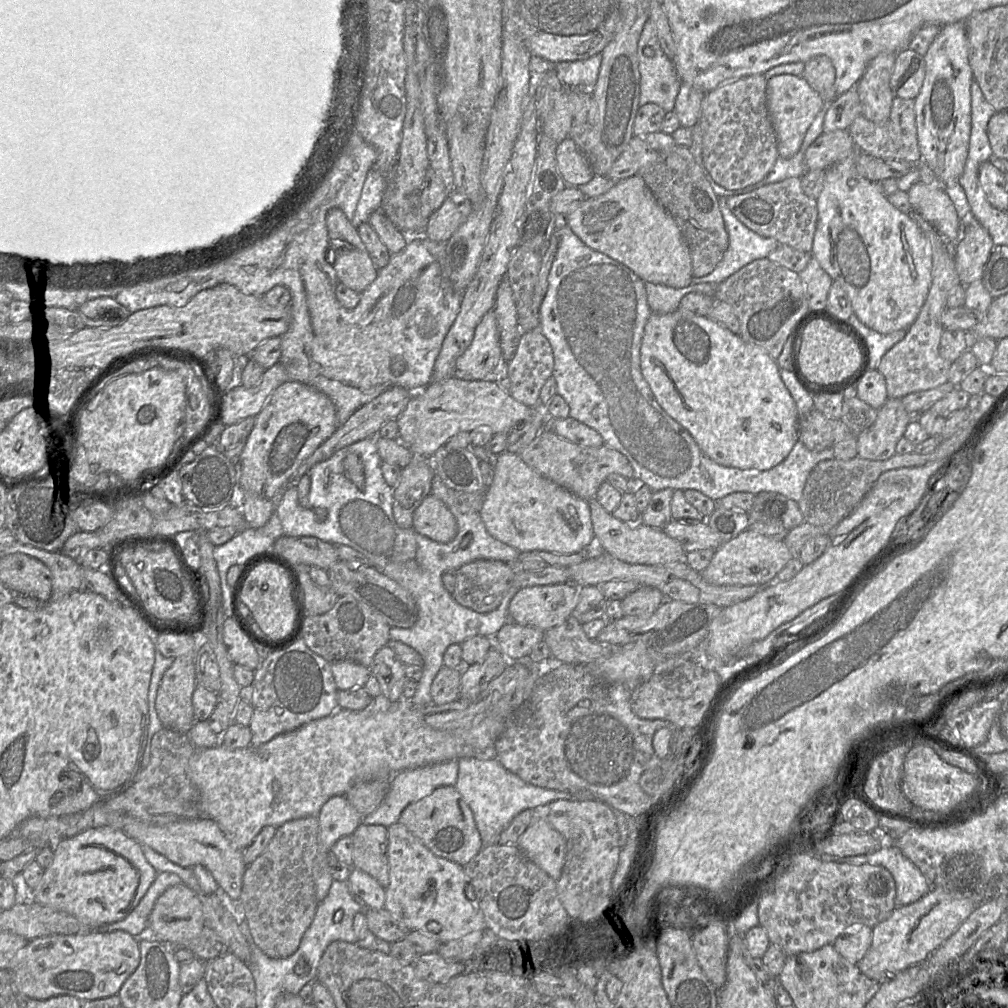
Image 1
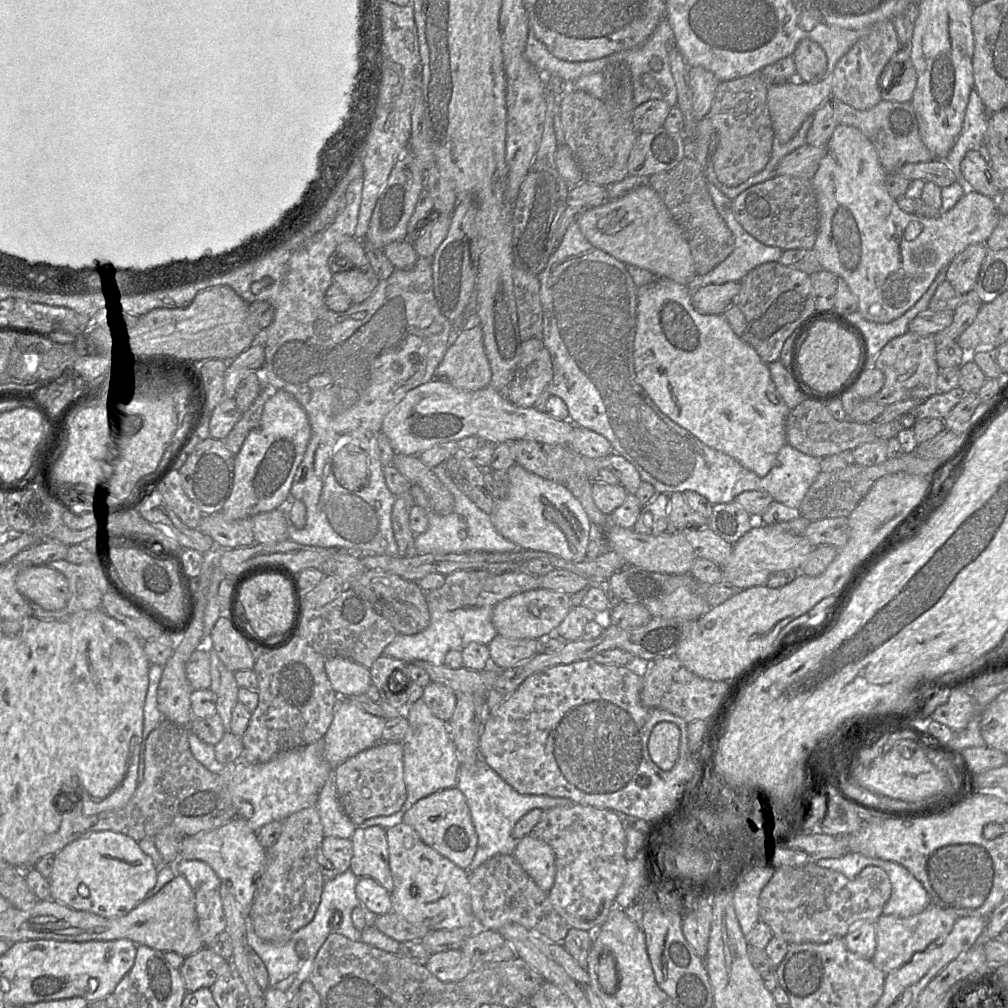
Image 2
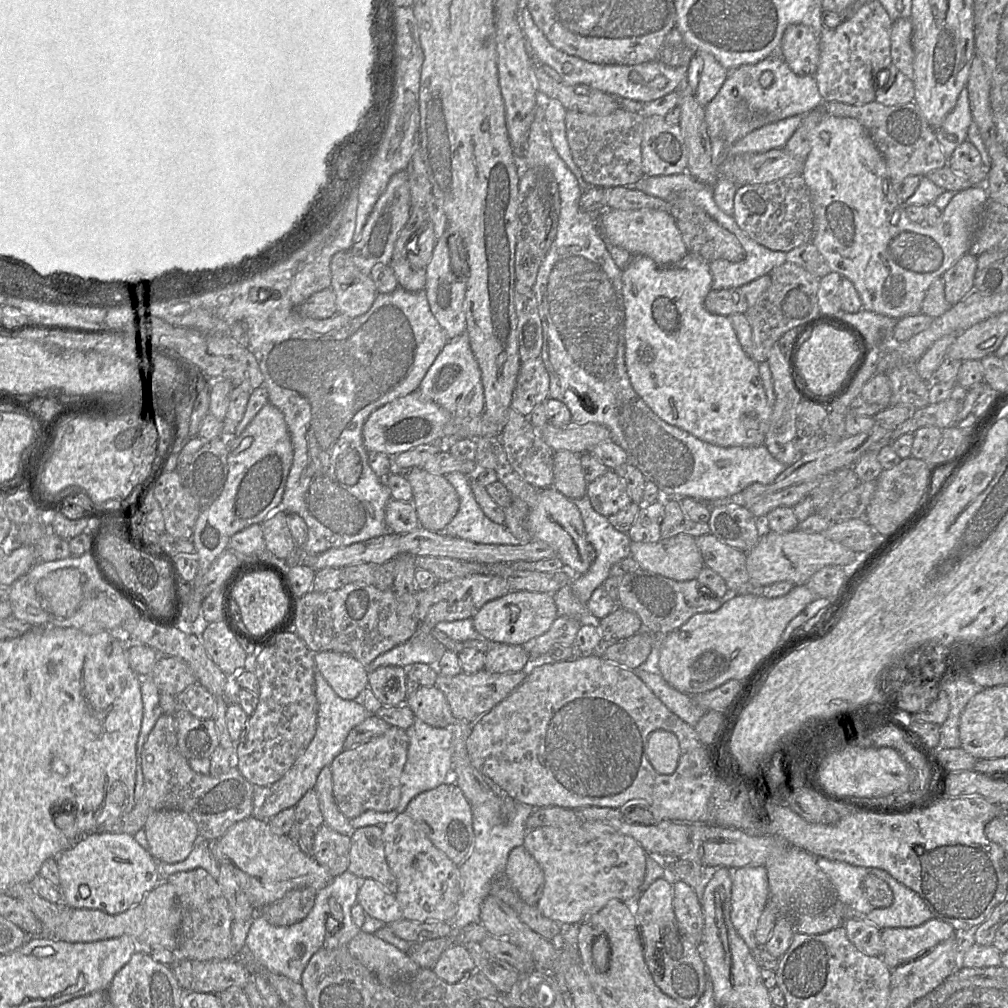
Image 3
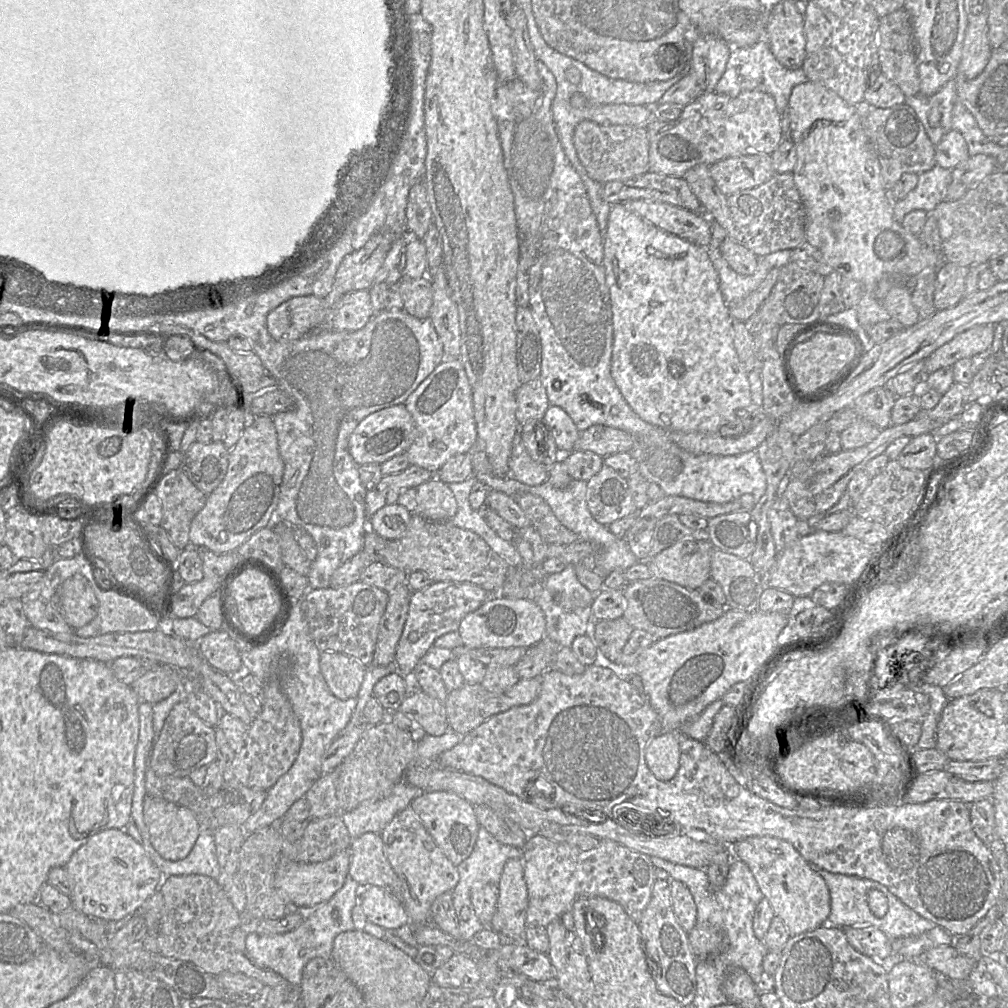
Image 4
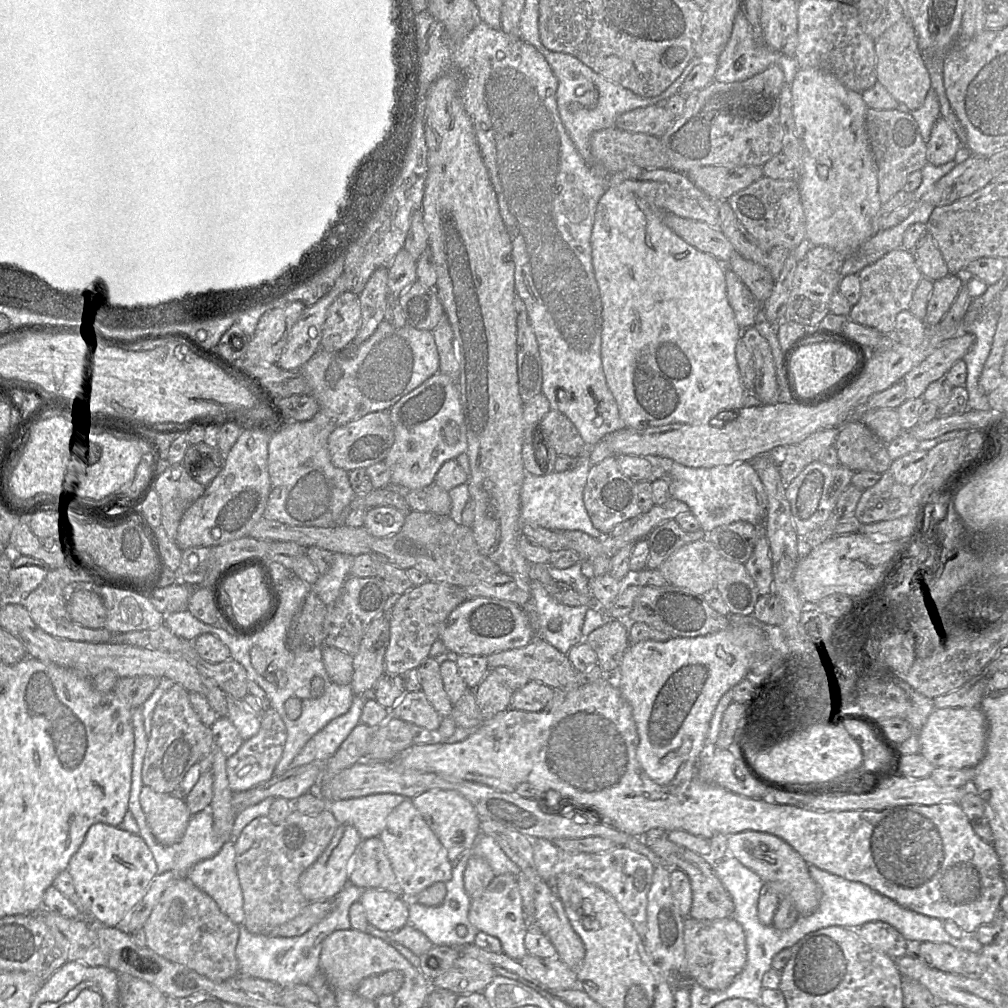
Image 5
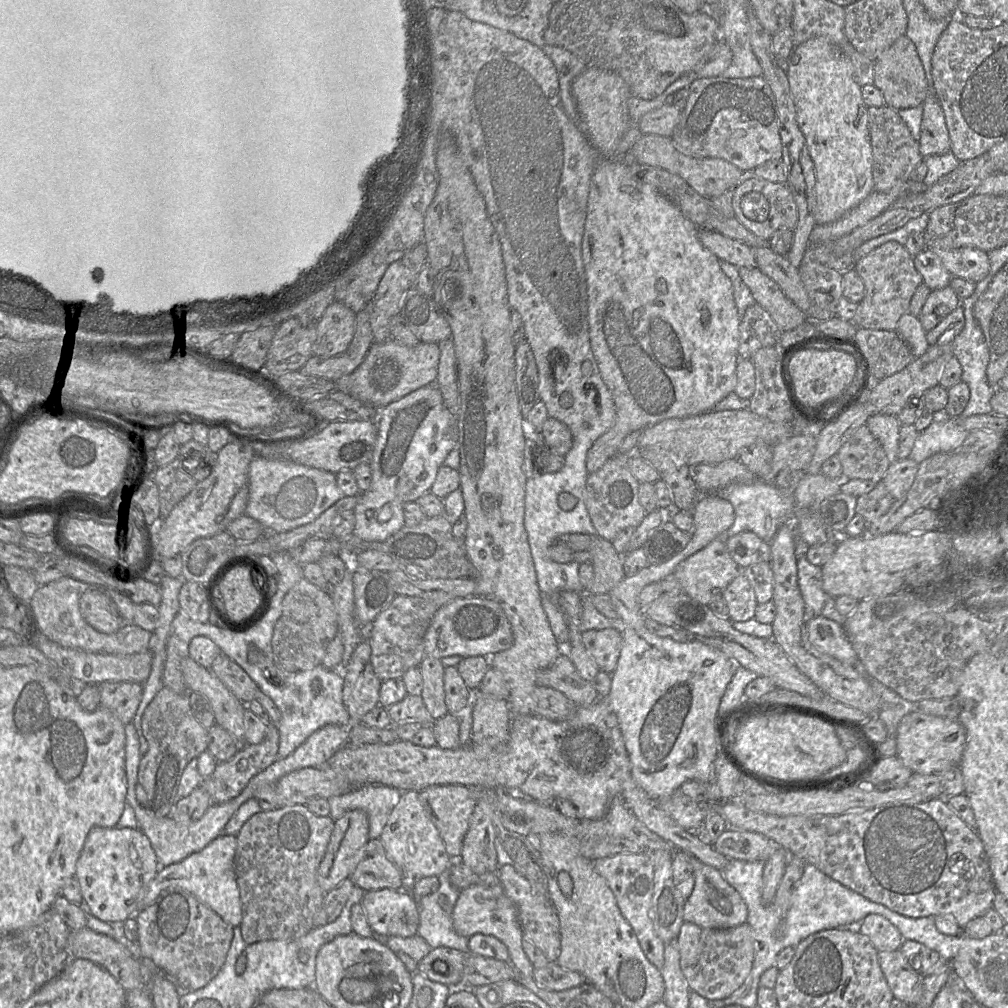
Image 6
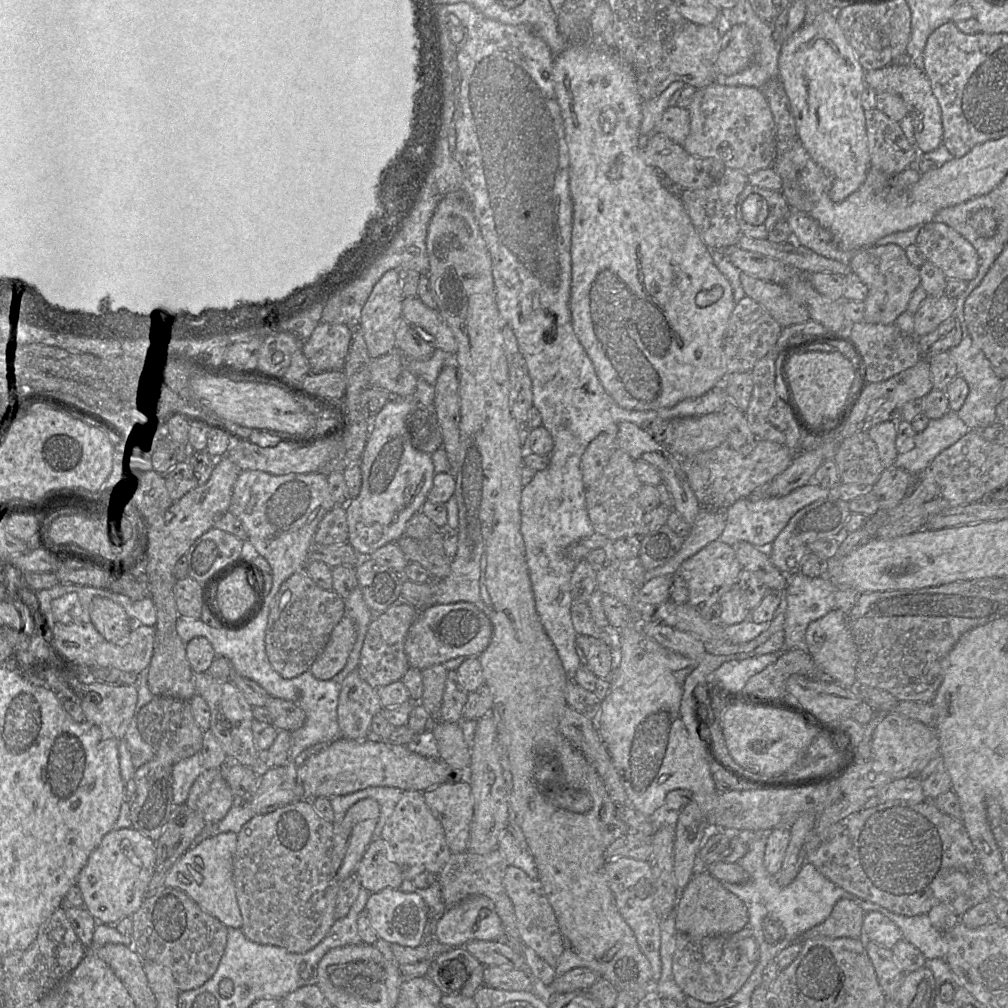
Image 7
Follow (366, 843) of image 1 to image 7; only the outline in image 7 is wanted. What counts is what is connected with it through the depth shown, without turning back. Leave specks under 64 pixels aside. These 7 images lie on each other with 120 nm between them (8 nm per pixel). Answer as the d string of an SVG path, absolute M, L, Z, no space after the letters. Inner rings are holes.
M373 838L364 852L356 872L362 888L370 893L385 888L400 888L404 878L382 838Z

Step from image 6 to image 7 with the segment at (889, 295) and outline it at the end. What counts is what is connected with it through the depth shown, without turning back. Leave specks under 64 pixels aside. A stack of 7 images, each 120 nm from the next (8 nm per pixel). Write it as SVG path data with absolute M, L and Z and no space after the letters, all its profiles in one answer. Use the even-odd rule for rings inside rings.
M896 244L870 246L857 251L849 266L850 271L868 288L863 322L895 324L897 318L907 310L912 294L920 286L920 272L909 262L905 250Z

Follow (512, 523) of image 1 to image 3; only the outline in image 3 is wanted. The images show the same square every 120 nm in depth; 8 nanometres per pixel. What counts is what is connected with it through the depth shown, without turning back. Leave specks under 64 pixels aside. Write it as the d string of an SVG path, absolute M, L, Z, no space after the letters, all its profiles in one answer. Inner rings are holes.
M547 487L540 491L537 505L529 510L527 529L533 540L546 542L552 546L557 557L564 564L564 568L573 576L585 574L591 562L588 559L586 548L588 541L580 511L572 500L566 498L555 488Z

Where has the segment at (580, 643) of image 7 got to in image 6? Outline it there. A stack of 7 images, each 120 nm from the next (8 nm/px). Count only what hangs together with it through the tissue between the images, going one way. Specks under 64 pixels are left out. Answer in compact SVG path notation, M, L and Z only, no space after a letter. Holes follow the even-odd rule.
M614 628L587 630L581 634L581 643L601 671L613 673L622 647L619 631Z

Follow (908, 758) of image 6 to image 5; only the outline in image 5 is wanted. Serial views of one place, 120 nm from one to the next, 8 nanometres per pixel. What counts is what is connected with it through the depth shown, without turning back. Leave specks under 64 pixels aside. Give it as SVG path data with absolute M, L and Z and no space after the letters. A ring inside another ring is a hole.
M980 707L935 709L920 731L919 752L935 768L976 767L985 754L987 733L987 719Z

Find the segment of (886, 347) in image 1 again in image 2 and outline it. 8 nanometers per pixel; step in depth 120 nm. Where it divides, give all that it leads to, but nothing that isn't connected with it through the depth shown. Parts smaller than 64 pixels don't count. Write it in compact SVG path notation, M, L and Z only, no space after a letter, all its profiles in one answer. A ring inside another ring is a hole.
M943 270L915 306L892 322L886 324L875 323L866 320L859 313L849 314L850 319L863 331L867 339L871 360L874 360L891 340L909 331L911 321L917 317L918 314L929 309L931 298L939 285L945 280L945 270Z

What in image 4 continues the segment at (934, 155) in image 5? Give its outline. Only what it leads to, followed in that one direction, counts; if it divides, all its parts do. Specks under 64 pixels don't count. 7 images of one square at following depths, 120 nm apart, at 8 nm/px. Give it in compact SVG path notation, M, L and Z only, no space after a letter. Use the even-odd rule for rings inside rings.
M955 129L947 132L935 146L936 165L942 168L952 170L969 158L967 143Z

